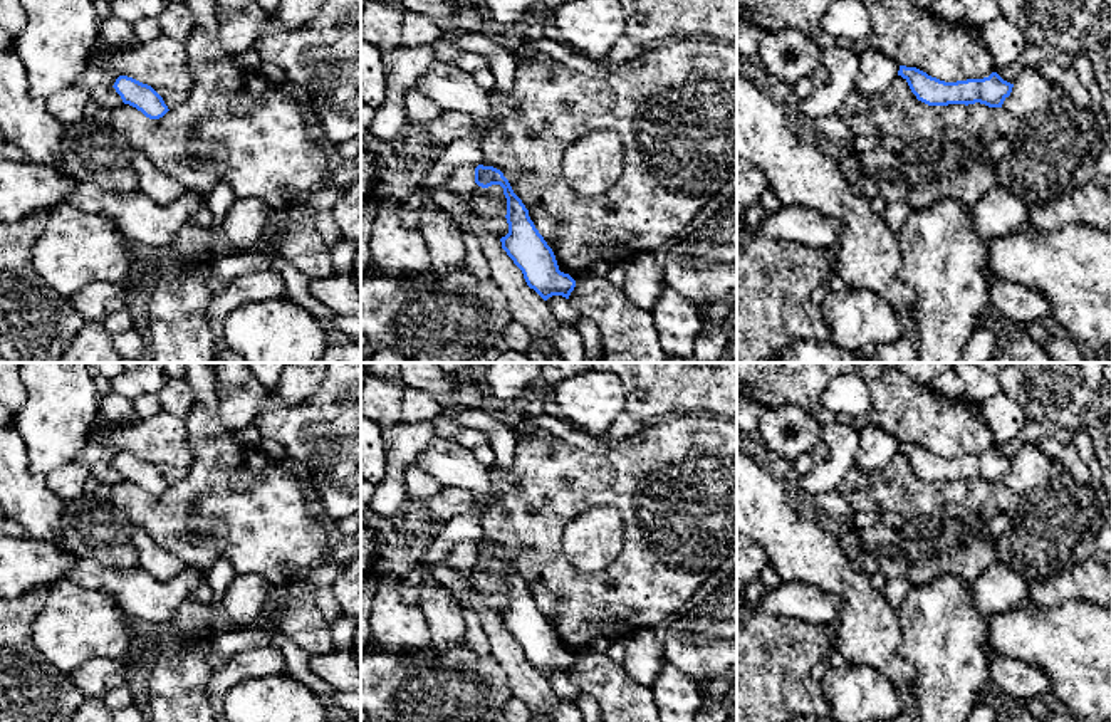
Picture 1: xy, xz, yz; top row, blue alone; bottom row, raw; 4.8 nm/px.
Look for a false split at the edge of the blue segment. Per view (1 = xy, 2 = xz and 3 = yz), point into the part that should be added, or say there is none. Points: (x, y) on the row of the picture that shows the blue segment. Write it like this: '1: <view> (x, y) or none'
1: none
2: none
3: none

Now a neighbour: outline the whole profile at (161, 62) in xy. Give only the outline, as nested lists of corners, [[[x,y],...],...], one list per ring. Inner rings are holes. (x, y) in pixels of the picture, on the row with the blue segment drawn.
[[[164,34],[131,47],[112,47],[104,54],[89,54],[87,65],[151,86],[163,97],[168,109],[178,107],[193,86],[186,67],[185,42]]]

